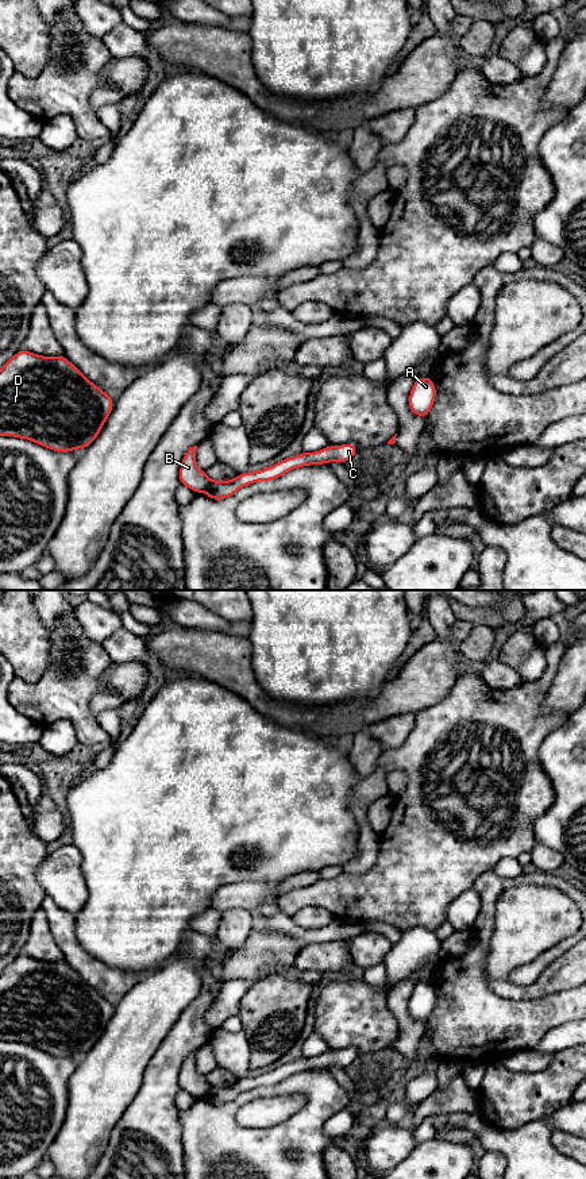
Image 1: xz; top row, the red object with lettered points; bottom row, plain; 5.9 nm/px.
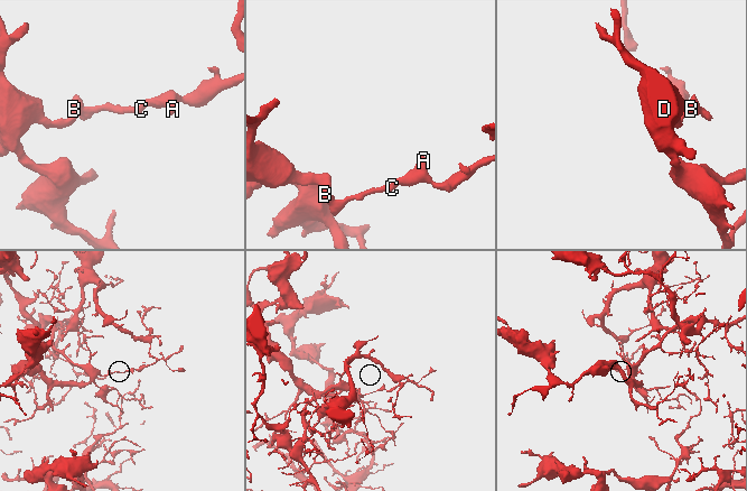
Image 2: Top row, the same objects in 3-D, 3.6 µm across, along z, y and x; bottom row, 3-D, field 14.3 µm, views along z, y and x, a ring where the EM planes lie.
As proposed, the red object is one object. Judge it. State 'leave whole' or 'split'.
split

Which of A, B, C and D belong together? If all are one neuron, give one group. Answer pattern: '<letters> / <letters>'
A C / B D

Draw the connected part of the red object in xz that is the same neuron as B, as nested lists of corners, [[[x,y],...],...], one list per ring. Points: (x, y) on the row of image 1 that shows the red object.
[[[197,446],[190,447],[182,461],[181,461],[181,470],[178,473],[178,479],[181,485],[188,486],[194,493],[207,492],[211,485],[212,479],[207,475],[205,471],[201,471],[196,465],[196,451]]]

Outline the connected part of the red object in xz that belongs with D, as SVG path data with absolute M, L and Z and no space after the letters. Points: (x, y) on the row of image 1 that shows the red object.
M20 348L0 370L0 436L32 440L59 452L86 450L101 432L113 401L65 355L42 357Z

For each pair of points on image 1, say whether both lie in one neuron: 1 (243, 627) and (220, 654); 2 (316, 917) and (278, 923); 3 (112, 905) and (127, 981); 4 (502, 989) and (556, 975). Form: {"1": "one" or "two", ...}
{"1": "two", "2": "two", "3": "two", "4": "one"}

